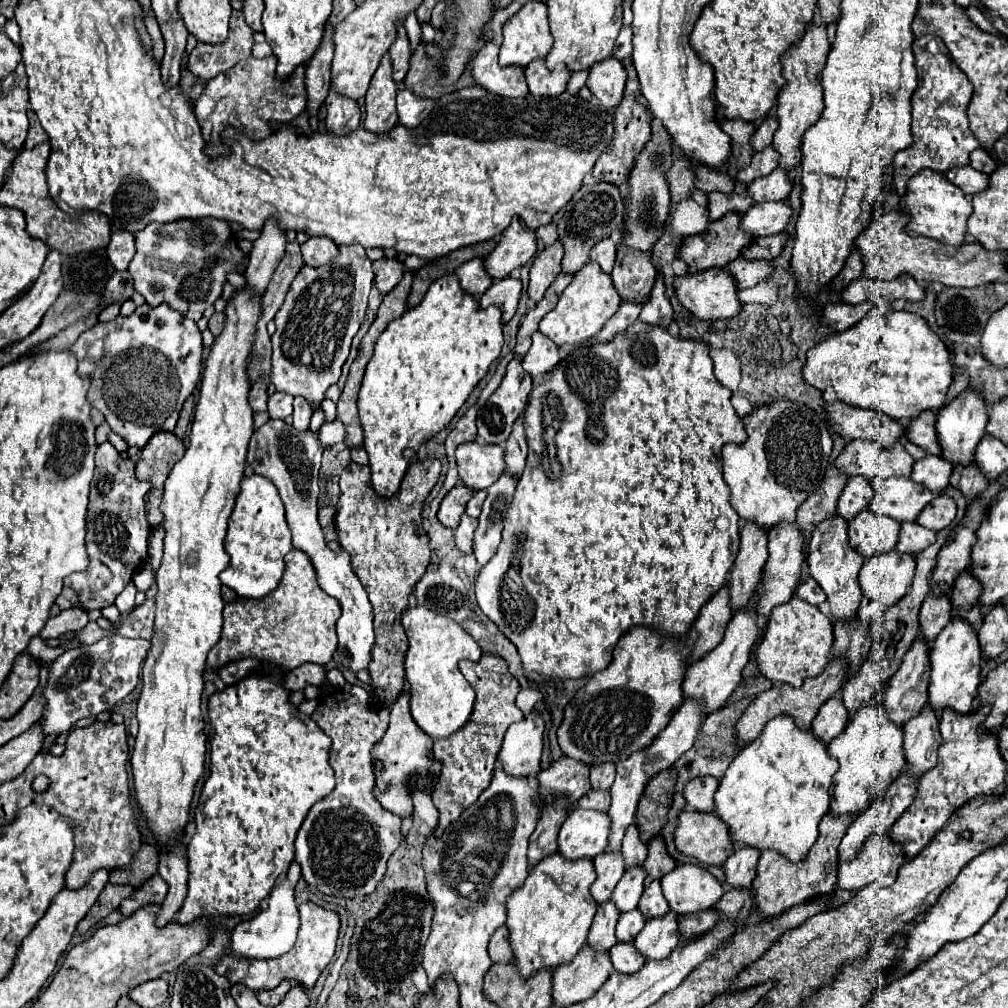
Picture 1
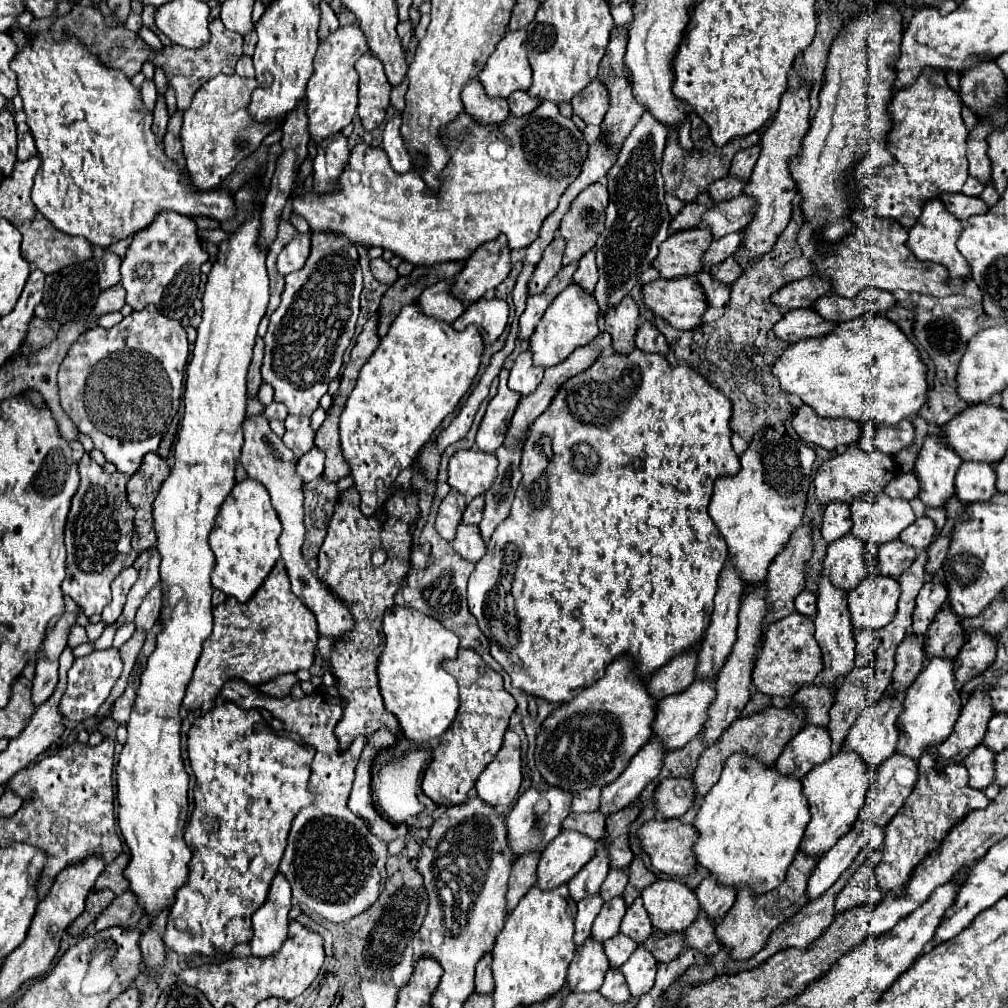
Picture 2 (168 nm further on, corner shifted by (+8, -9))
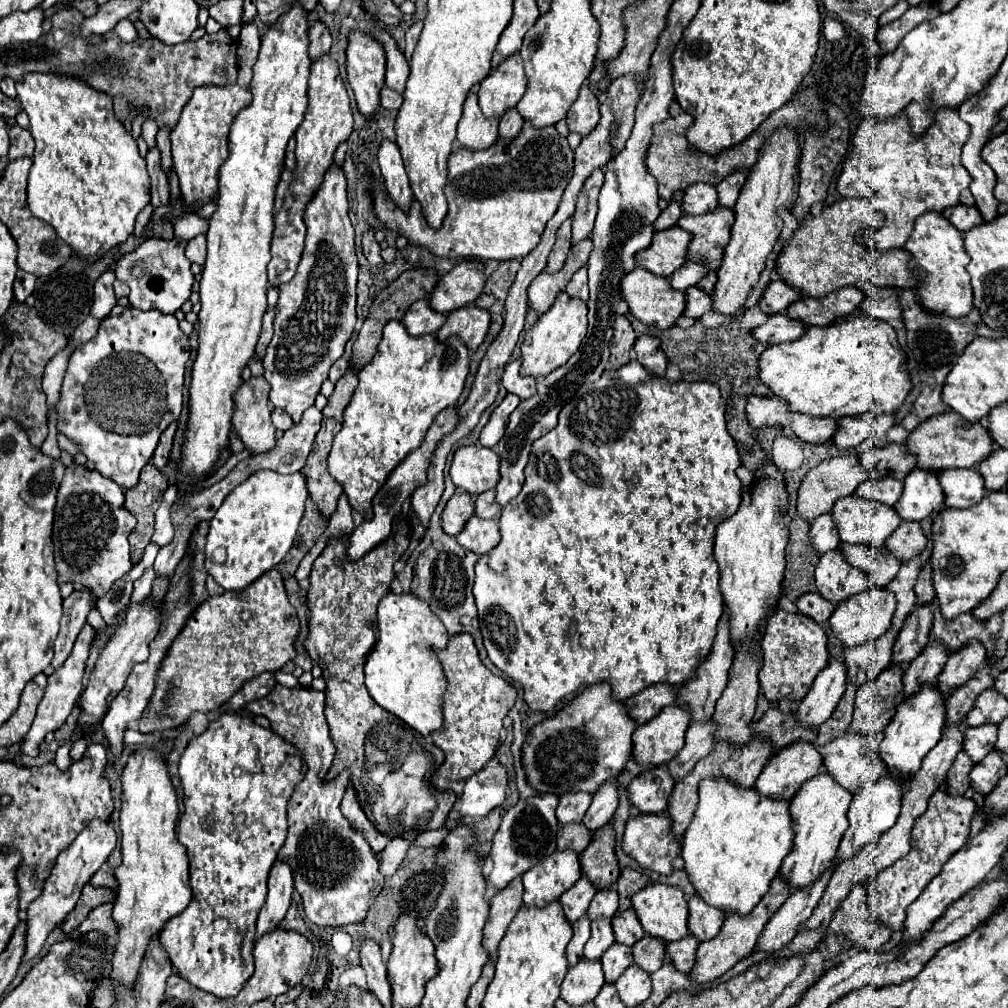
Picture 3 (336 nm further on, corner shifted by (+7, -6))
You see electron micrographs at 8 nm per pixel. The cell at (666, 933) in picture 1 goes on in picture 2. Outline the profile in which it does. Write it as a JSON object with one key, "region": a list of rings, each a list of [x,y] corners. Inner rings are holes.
{"region":[[[637,946],[635,954],[631,954],[631,958],[621,966],[633,998],[639,998],[653,988],[655,968],[657,968],[655,956],[643,950],[643,946]]]}

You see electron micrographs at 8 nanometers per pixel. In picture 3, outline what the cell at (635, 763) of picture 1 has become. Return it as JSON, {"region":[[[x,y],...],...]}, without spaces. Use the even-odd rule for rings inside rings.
{"region":[[[578,879],[578,883],[574,883],[562,897],[560,897],[560,905],[562,911],[568,919],[568,923],[576,923],[588,909],[592,897],[594,897],[596,889],[592,887],[592,883],[588,883],[588,879]]]}

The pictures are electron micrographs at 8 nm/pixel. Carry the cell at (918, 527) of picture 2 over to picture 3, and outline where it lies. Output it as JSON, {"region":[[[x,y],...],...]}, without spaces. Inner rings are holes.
{"region":[[[902,523],[890,537],[888,543],[884,545],[896,559],[902,563],[920,555],[922,549],[926,547],[928,539],[920,527],[920,523]]]}

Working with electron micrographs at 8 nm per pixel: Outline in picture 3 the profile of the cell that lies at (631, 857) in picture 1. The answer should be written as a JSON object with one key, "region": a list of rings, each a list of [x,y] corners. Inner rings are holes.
{"region":[[[608,889],[608,891],[598,891],[588,907],[588,917],[590,921],[596,921],[600,917],[614,917],[618,909],[618,893],[614,889]]]}

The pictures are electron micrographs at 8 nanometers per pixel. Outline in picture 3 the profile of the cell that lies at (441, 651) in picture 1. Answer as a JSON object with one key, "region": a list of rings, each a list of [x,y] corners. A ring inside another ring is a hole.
{"region":[[[388,593],[378,603],[378,637],[374,643],[374,651],[368,653],[364,667],[366,689],[380,707],[400,717],[420,735],[430,735],[432,731],[442,727],[442,695],[446,691],[446,679],[432,647],[446,647],[446,643],[448,643],[448,633],[442,621],[430,611],[428,603],[424,603],[424,599],[418,599],[412,593],[402,593],[402,595]]]}

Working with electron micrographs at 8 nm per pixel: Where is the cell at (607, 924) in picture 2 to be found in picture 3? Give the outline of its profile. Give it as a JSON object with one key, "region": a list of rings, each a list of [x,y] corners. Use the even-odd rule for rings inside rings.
{"region":[[[598,919],[592,923],[592,935],[588,939],[588,943],[584,945],[584,959],[590,961],[598,961],[602,957],[602,953],[614,943],[614,933],[612,933],[612,925],[610,919]]]}

